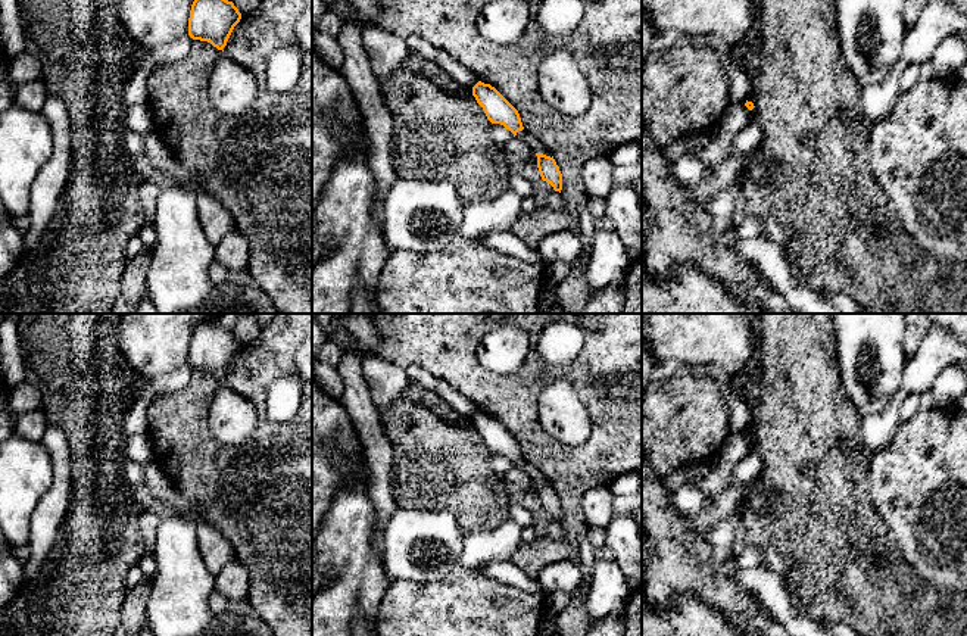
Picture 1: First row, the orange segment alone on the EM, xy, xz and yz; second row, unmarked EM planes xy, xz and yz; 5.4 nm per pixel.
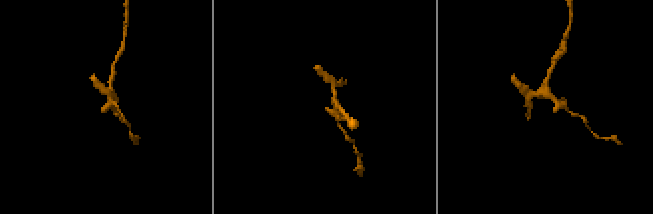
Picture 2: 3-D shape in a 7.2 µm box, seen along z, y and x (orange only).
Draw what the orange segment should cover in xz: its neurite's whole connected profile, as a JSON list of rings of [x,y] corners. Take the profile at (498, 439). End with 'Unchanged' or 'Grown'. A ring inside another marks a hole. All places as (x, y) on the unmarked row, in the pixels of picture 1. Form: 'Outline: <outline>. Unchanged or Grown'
Outline: [[[478,411],[472,425],[492,453],[503,455],[514,467],[524,459],[518,440],[490,414]]]. Unchanged

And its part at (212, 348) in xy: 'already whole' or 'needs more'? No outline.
already whole

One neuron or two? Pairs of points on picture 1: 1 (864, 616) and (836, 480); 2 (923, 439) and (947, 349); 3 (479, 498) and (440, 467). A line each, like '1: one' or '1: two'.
1: one
2: two
3: one

